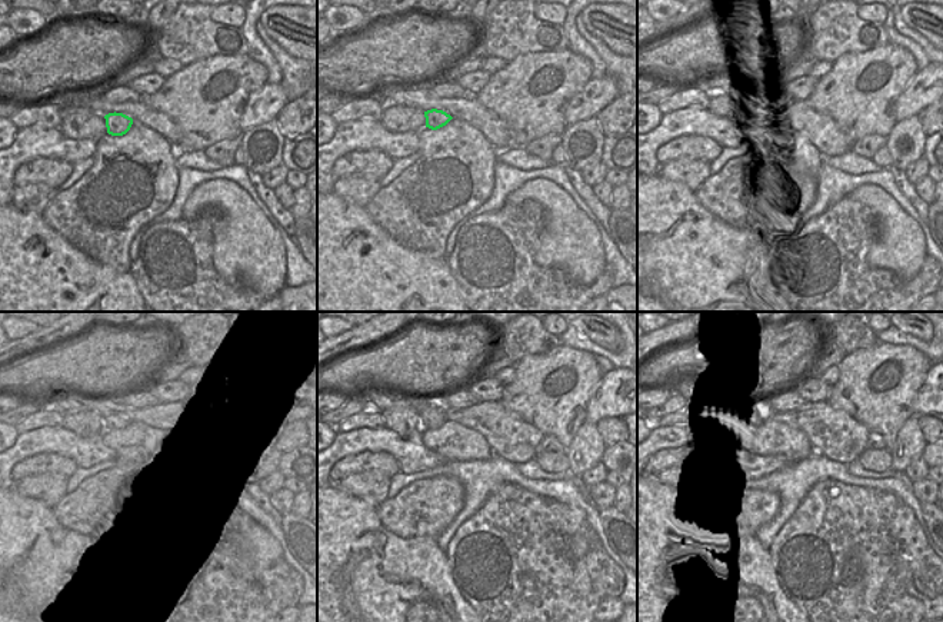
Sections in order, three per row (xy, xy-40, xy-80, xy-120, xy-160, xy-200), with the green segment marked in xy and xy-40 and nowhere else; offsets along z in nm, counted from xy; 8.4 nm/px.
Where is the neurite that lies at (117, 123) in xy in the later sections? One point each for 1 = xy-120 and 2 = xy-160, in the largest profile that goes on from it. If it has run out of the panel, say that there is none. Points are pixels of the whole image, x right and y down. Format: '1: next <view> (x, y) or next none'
1: next xy-120 (116, 421)
2: next xy-160 (430, 418)

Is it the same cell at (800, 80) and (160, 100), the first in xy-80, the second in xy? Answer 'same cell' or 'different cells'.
different cells

